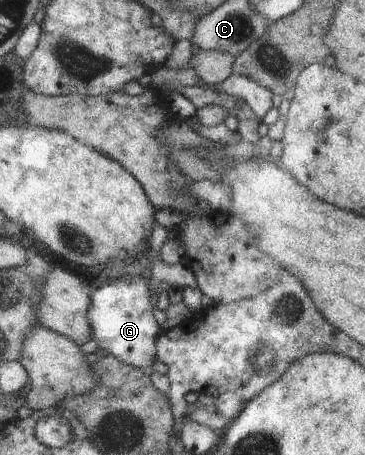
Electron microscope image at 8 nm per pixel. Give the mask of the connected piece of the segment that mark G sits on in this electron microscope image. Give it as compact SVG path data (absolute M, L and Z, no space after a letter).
M134 276L129 281L121 278L120 281L113 281L107 278L109 282L101 288L97 288L90 296L91 302L88 310L88 321L90 324L92 338L97 342L98 348L105 350L108 355L115 355L117 360L130 367L139 369L146 375L151 375L153 362L156 358L156 340L161 331L161 326L155 321L152 310L154 305L150 300L150 281L143 276Z

